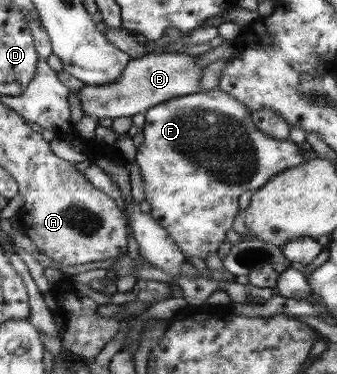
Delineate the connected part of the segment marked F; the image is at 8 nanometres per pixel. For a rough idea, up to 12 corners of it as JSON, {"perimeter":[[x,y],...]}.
{"perimeter":[[225,90],[150,107],[151,215],[217,252],[241,193],[308,156]]}

